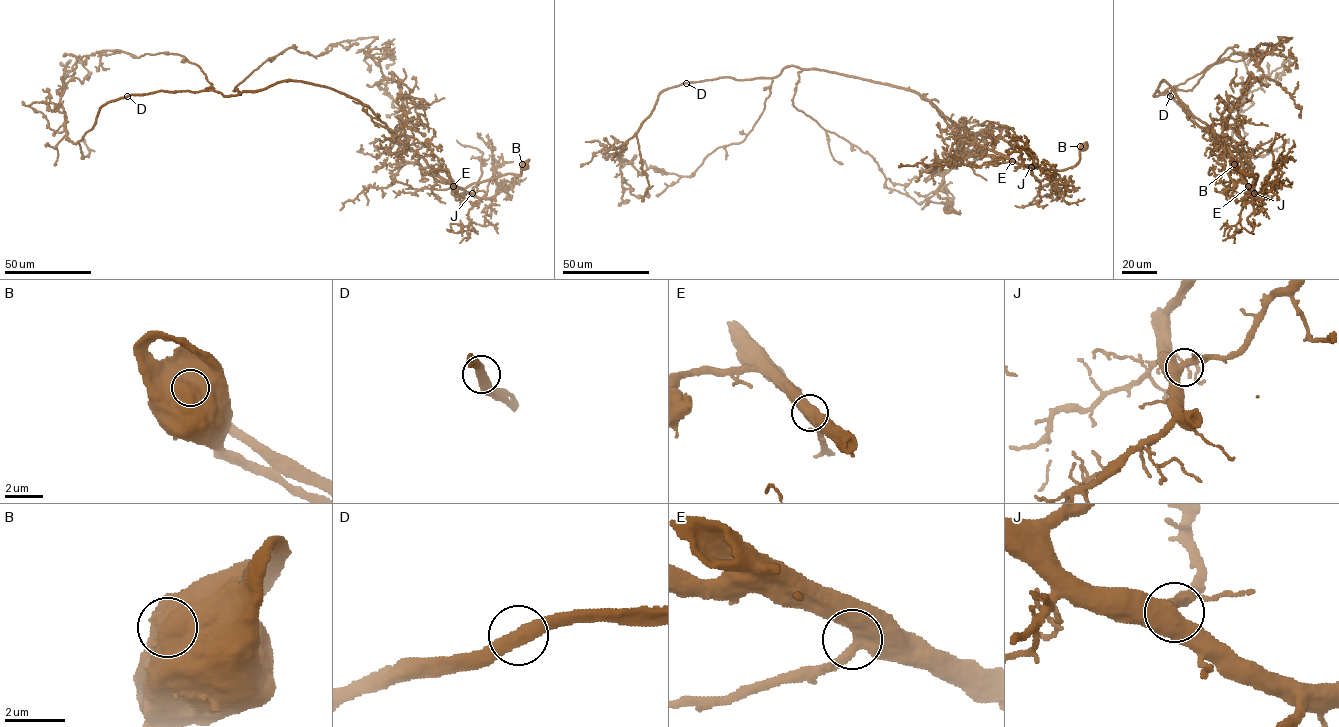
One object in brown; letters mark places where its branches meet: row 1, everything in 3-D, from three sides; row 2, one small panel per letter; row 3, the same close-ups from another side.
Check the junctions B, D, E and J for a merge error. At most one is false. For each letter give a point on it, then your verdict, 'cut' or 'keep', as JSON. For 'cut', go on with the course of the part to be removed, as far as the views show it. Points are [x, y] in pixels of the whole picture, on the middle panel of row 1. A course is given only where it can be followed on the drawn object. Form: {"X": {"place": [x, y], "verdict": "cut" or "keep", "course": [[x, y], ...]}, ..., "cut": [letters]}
{"B": {"place": [1080, 146], "verdict": "cut", "course": [[1080, 146], [1079, 159], [1071, 168]]}, "D": {"place": [686, 83], "verdict": "keep"}, "E": {"place": [1012, 161], "verdict": "keep"}, "J": {"place": [1031, 167], "verdict": "keep"}, "cut": ["B"]}

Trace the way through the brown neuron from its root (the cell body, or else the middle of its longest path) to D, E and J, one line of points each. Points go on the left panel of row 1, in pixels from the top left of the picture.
D: (524, 166), (521, 174), (459, 188), (359, 101), (301, 81), (234, 95), (127, 96)
E: (524, 166), (521, 174), (493, 177), (464, 188), (453, 186)
J: (524, 166), (521, 174), (508, 173), (471, 183), (465, 190), (472, 193)

